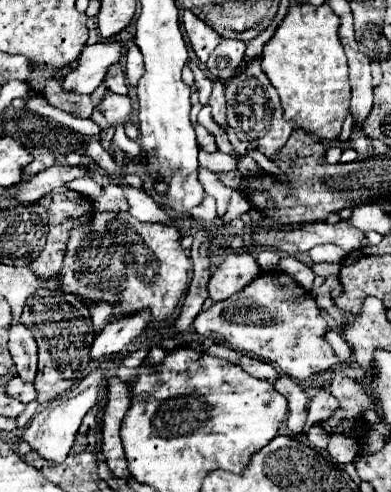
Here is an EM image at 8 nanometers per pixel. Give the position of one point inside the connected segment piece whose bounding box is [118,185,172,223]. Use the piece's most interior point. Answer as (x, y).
(142, 206)

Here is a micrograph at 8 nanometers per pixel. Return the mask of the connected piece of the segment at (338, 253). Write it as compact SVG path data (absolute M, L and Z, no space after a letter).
M318 245L318 247L314 247L314 249L310 251L310 257L312 257L314 263L318 263L318 261L340 263L340 261L346 257L346 253L344 253L342 249L338 249L336 245Z

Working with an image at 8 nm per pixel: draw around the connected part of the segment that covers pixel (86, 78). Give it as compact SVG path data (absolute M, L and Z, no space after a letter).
M102 39L94 45L86 45L78 59L78 69L64 77L64 89L76 93L92 93L104 79L106 69L122 61L122 43L114 39Z

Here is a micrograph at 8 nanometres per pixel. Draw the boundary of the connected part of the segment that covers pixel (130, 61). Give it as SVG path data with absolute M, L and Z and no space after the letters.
M132 45L126 51L126 75L128 75L128 83L134 87L138 83L138 79L144 73L144 61L142 61L142 53L136 45Z

